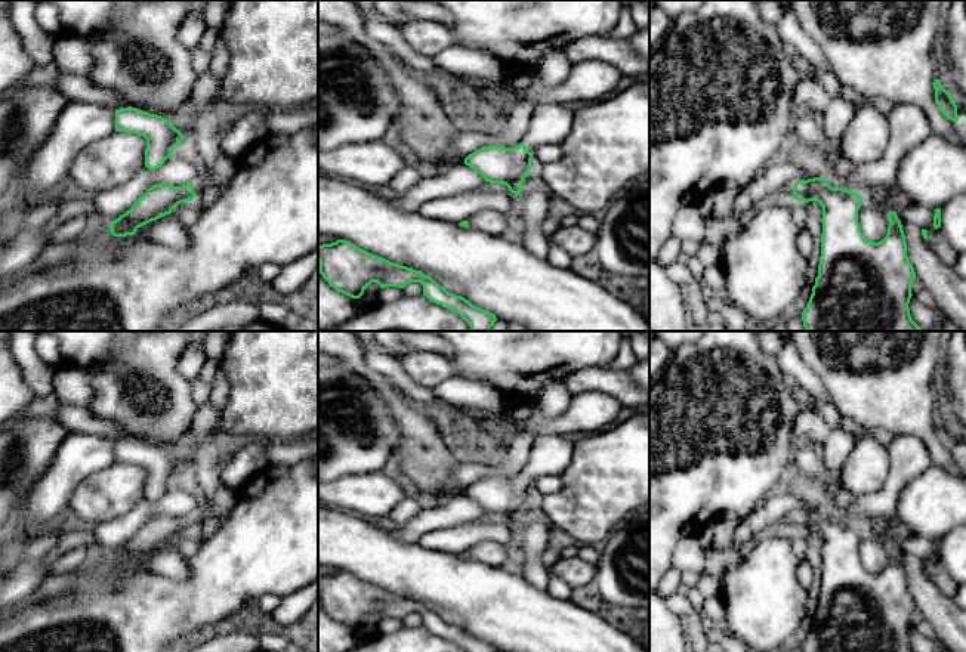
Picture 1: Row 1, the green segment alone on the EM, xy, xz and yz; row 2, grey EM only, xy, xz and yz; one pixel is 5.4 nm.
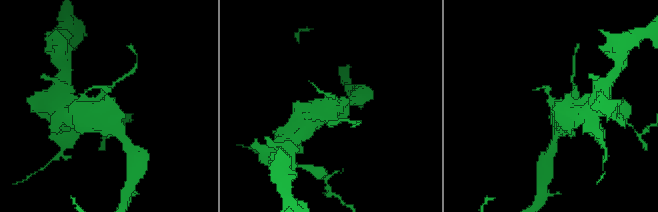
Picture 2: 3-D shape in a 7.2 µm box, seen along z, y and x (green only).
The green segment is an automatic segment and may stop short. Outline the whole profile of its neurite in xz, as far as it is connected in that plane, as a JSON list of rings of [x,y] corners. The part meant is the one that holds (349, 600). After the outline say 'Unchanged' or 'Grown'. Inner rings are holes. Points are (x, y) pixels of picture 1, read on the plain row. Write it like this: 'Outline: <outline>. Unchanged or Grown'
Outline: [[[337,571],[331,575],[318,577],[318,593],[318,603],[330,618],[352,630],[359,630],[371,614],[377,614],[380,619],[404,619],[410,614],[420,614],[423,627],[459,645],[465,652],[497,652],[494,645],[472,636],[462,627],[448,624],[422,602],[392,594],[351,572]]]. Unchanged

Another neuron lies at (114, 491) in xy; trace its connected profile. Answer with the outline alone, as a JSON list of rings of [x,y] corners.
[[[115,463],[86,478],[70,498],[70,512],[83,526],[129,513],[145,498],[146,470]]]

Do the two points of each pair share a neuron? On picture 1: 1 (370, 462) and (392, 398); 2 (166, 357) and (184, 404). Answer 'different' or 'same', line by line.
1: different
2: same

